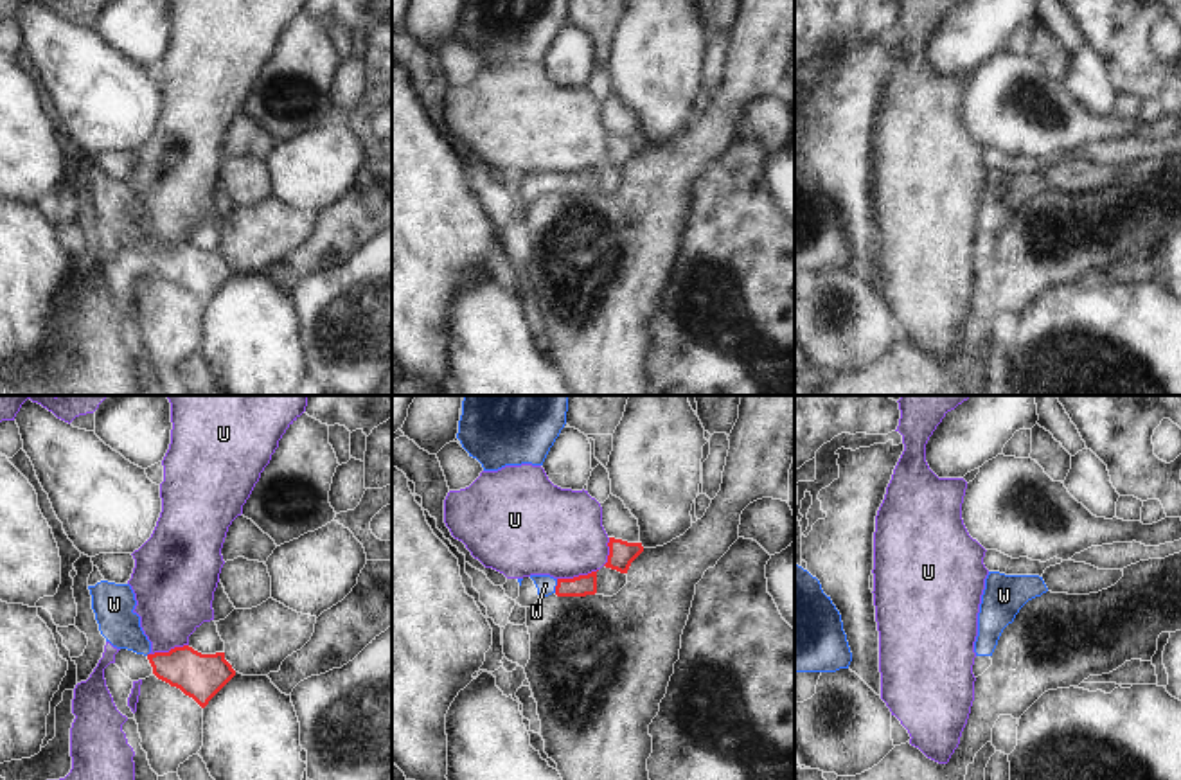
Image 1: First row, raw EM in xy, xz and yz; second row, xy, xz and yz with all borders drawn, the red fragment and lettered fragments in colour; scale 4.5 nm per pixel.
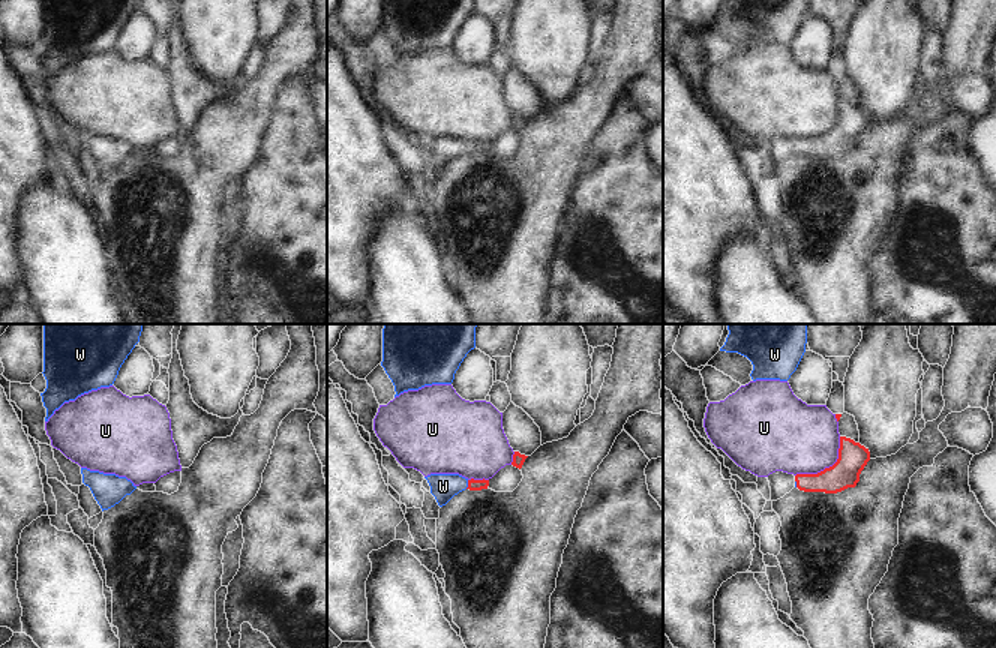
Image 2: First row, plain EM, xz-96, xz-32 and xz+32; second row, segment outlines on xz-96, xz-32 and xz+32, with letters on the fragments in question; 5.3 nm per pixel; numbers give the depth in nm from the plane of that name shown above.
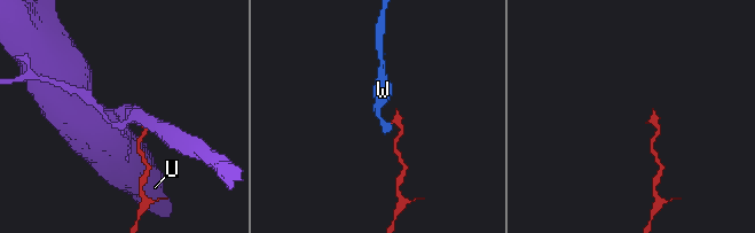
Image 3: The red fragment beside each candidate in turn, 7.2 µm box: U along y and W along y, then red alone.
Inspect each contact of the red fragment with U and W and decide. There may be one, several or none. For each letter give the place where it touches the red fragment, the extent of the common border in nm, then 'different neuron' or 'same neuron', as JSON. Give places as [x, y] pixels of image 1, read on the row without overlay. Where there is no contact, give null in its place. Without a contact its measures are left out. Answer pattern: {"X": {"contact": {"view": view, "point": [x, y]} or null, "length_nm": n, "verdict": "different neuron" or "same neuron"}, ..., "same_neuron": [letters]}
{"U": {"contact": {"view": "xz", "point": [579, 173]}, "length_nm": 190, "verdict": "different neuron"}, "W": {"contact": {"view": "xz", "point": [556, 184]}, "length_nm": 70, "verdict": "same neuron"}, "same_neuron": ["W"]}

